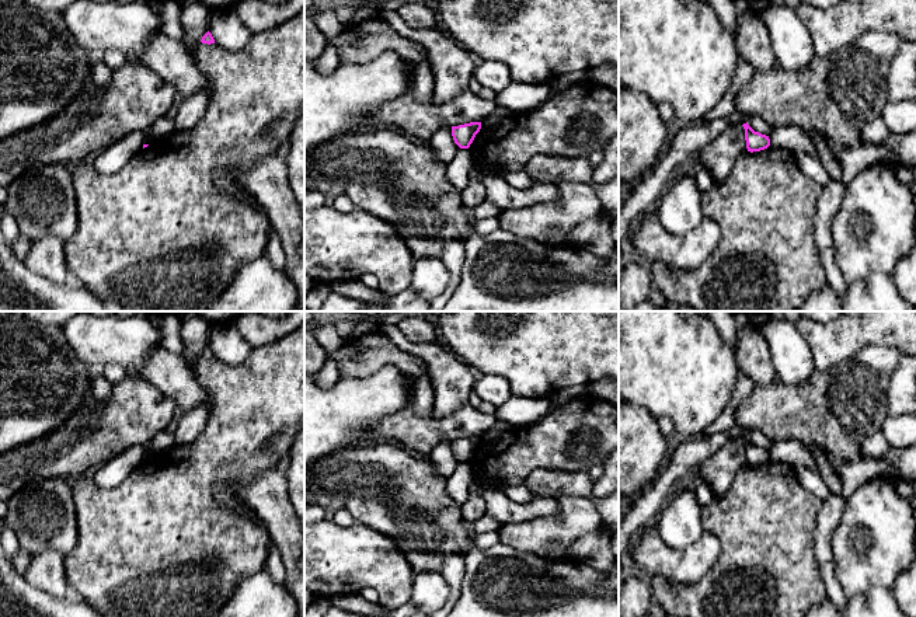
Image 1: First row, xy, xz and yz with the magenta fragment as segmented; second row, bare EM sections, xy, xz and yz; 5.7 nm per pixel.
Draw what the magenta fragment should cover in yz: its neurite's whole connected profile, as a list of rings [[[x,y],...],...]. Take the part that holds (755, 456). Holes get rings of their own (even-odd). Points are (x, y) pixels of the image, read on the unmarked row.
[[[748,436],[742,439],[745,443],[745,454],[748,466],[760,466],[770,460],[770,453],[766,449],[755,446]]]

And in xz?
[[[470,436],[459,440],[452,440],[452,450],[460,463],[469,463],[480,443],[481,436]]]

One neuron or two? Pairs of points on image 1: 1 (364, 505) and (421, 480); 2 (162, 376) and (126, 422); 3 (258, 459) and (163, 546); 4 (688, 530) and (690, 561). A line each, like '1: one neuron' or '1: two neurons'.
1: one neuron
2: two neurons
3: one neuron
4: two neurons

